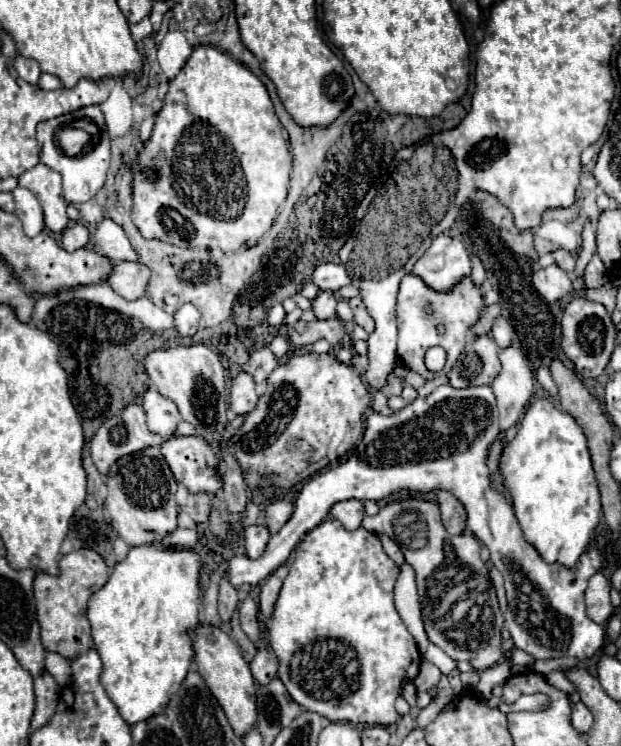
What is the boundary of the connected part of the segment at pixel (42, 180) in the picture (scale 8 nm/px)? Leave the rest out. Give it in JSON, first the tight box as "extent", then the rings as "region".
{"extent":[18,164,70,232],"region":[[[38,164],[30,170],[26,170],[18,178],[18,182],[22,188],[28,188],[38,196],[42,210],[44,210],[46,226],[52,232],[62,232],[68,226],[70,218],[66,214],[68,204],[60,192],[60,176],[54,170],[46,168],[44,164]]]}

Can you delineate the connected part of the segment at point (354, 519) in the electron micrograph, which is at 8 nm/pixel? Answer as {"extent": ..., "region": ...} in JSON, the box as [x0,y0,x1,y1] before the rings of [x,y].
{"extent":[330,500,364,530],"region":[[[344,500],[336,502],[330,510],[332,518],[340,520],[346,530],[356,530],[362,524],[364,518],[364,504],[360,500]]]}

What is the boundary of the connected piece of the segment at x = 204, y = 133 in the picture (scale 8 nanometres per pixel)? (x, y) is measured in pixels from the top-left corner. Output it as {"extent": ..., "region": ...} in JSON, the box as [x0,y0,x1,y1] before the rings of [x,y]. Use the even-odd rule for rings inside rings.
{"extent":[132,44,294,260],"region":[[[200,44],[200,46],[194,46],[192,50],[192,56],[188,58],[186,66],[186,82],[184,82],[184,90],[182,94],[178,96],[178,100],[174,102],[166,102],[160,112],[156,114],[156,122],[154,122],[154,130],[152,130],[152,136],[148,138],[148,142],[144,144],[144,150],[140,152],[138,156],[138,162],[132,164],[132,170],[142,164],[142,168],[158,168],[158,172],[162,172],[162,176],[158,176],[158,180],[134,180],[132,184],[132,220],[136,224],[136,228],[142,232],[142,236],[146,240],[162,240],[166,244],[174,244],[174,246],[180,246],[180,248],[208,248],[212,252],[212,256],[218,260],[222,258],[224,254],[232,254],[236,250],[246,250],[246,248],[252,248],[256,244],[263,242],[263,236],[270,236],[272,230],[276,230],[274,236],[278,236],[283,230],[284,226],[288,224],[288,218],[293,214],[294,209],[282,209],[278,208],[284,200],[286,200],[286,190],[288,190],[288,172],[290,172],[290,144],[288,144],[288,138],[286,138],[286,132],[284,128],[280,128],[280,122],[274,114],[274,108],[272,108],[272,102],[270,102],[270,96],[264,88],[264,84],[260,82],[258,76],[254,76],[246,66],[242,66],[240,62],[236,62],[230,54],[218,50],[216,46],[210,46],[210,44]],[[166,210],[176,210],[184,220],[174,220],[170,218],[170,212],[168,212],[168,220],[166,220]]]}

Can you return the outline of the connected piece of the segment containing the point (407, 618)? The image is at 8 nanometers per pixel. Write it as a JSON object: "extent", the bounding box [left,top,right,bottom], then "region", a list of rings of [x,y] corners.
{"extent":[394,564,430,654],"region":[[[404,564],[400,568],[400,576],[394,588],[394,602],[396,602],[396,610],[402,616],[404,624],[408,626],[410,634],[414,636],[420,652],[424,654],[430,640],[424,632],[424,622],[420,616],[420,600],[418,600],[418,592],[416,592],[416,578],[414,578],[414,570]]]}

